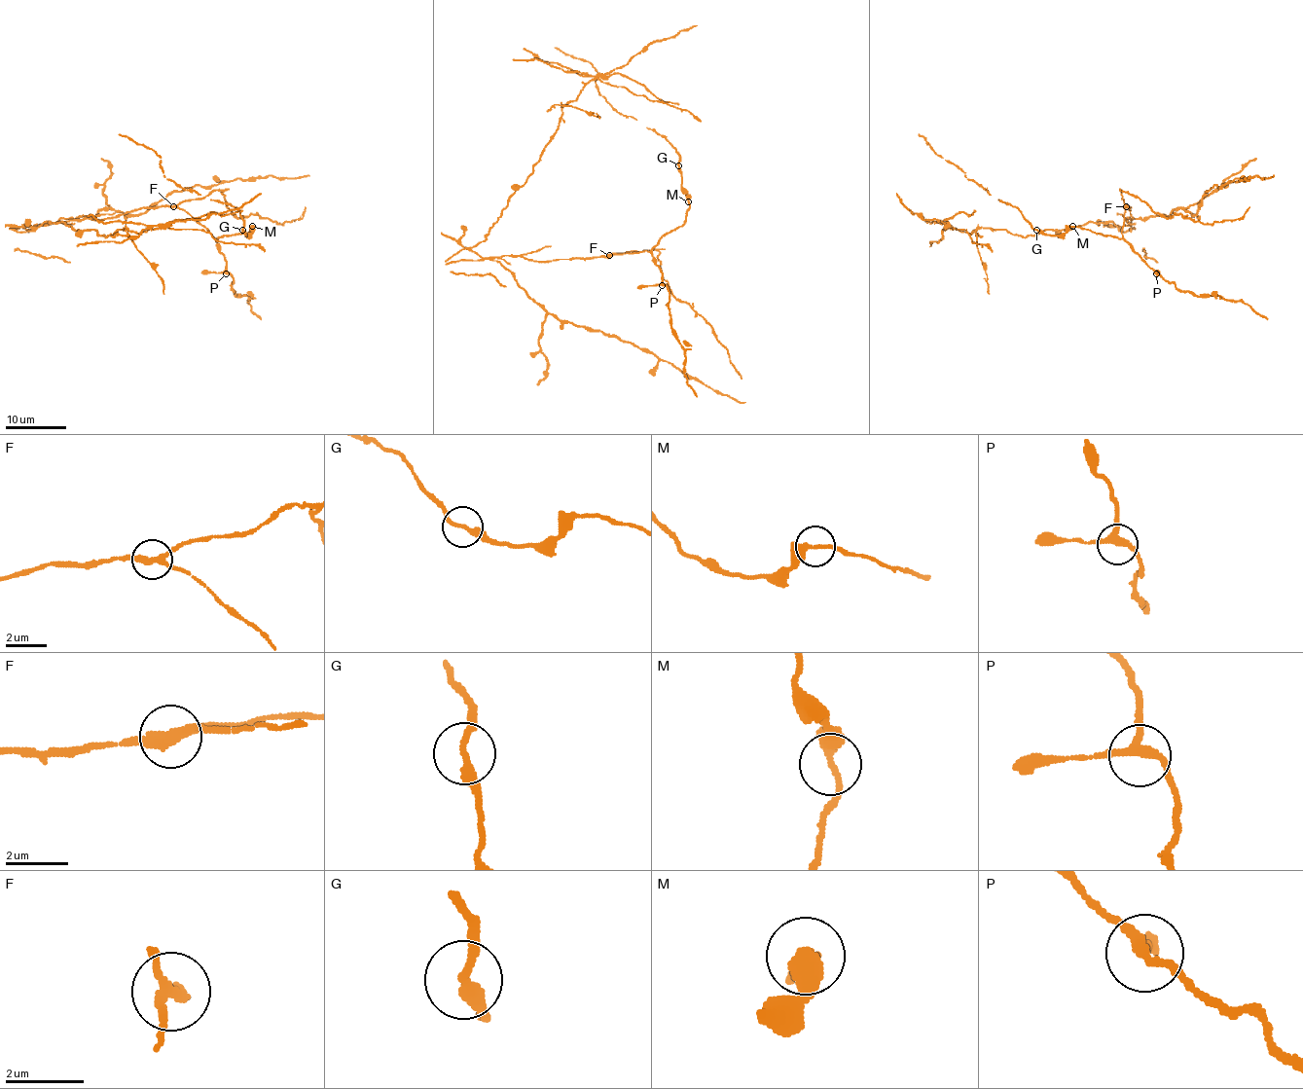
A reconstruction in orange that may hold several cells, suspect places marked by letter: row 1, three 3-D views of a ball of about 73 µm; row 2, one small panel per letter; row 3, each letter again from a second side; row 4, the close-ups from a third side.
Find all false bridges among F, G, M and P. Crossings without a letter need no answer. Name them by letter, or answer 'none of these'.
F

